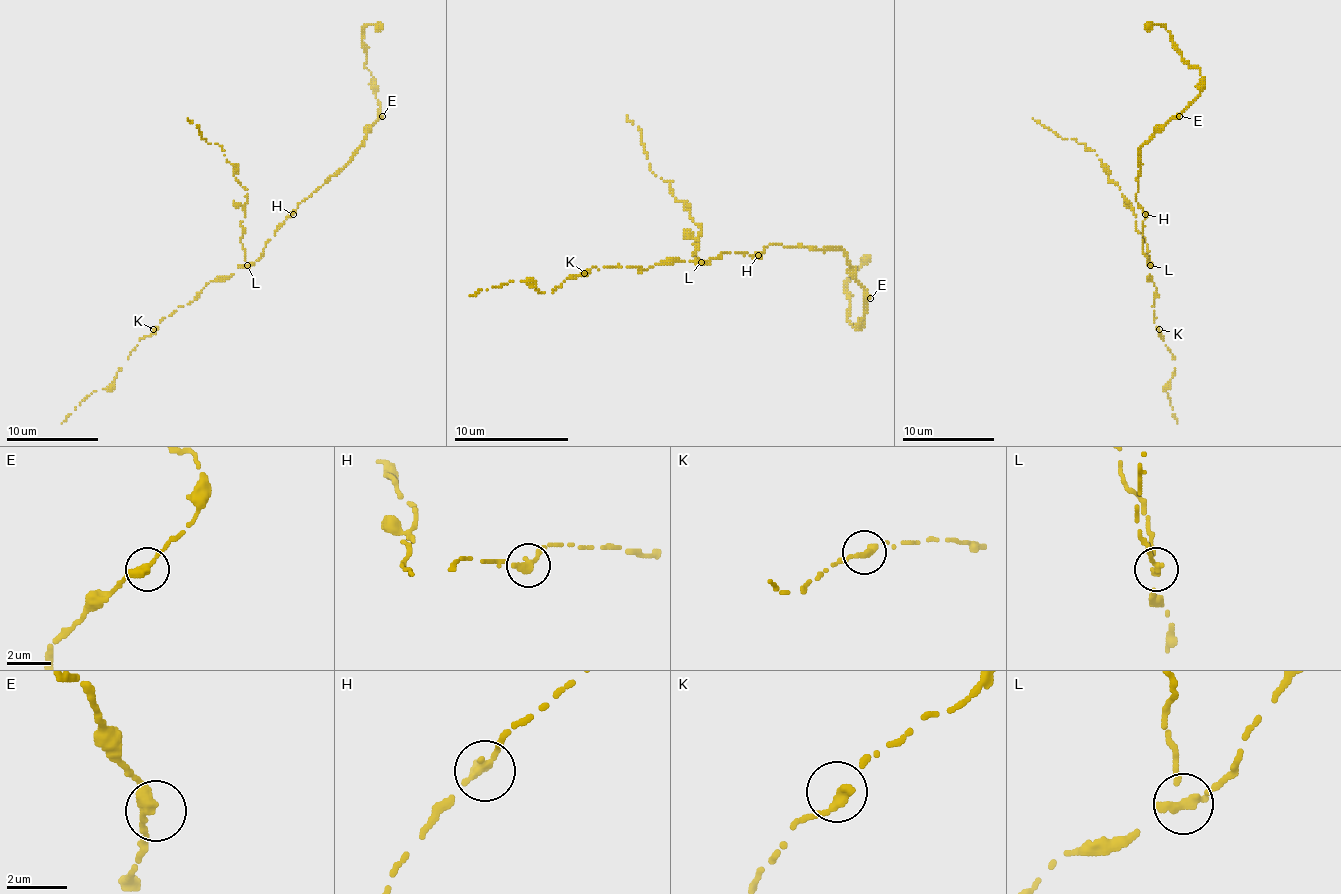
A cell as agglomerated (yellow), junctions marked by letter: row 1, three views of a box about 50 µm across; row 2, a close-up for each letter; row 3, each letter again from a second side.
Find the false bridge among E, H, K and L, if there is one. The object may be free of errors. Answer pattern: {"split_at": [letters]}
{"split_at": ["L"]}

